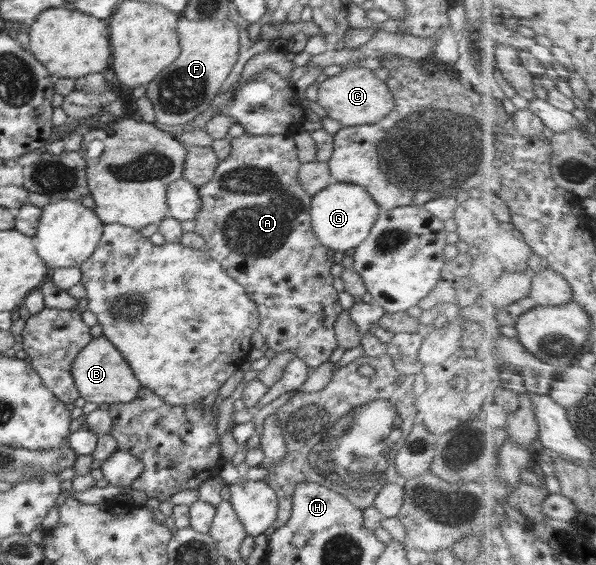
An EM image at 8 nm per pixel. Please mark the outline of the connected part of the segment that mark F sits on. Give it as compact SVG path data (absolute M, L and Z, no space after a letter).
M180 17L177 24L182 52L167 69L148 83L144 95L153 104L155 119L165 125L183 125L199 113L207 111L223 81L229 77L237 63L239 28L229 20L193 21Z

